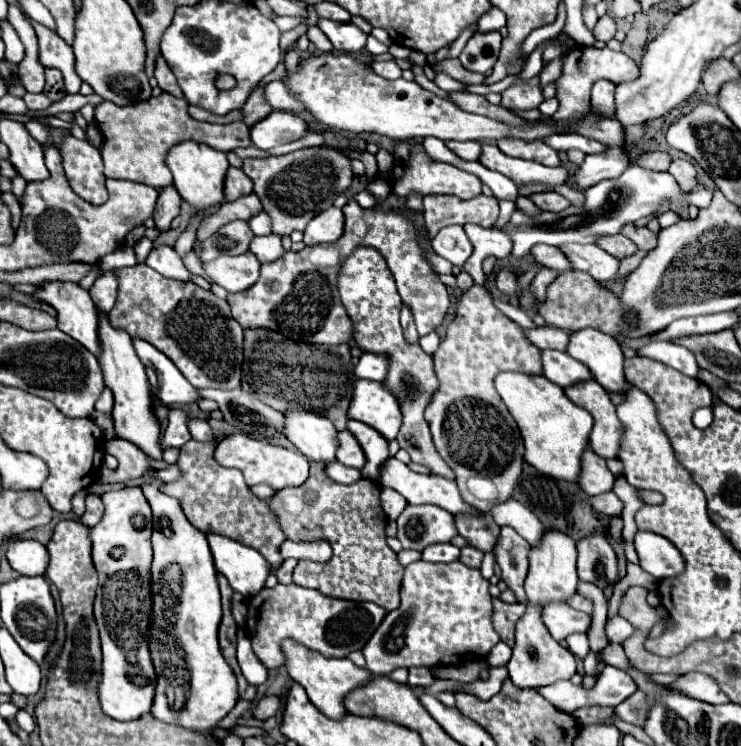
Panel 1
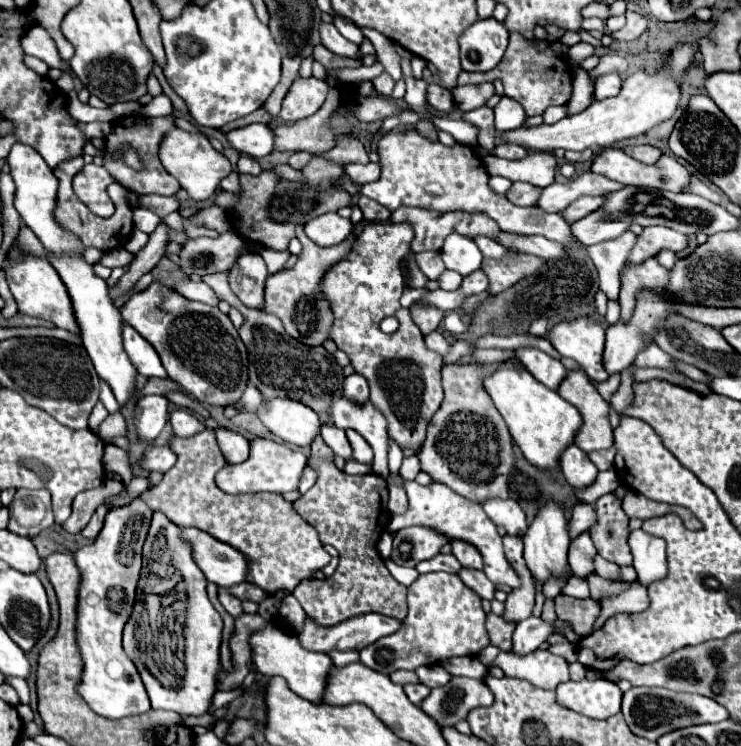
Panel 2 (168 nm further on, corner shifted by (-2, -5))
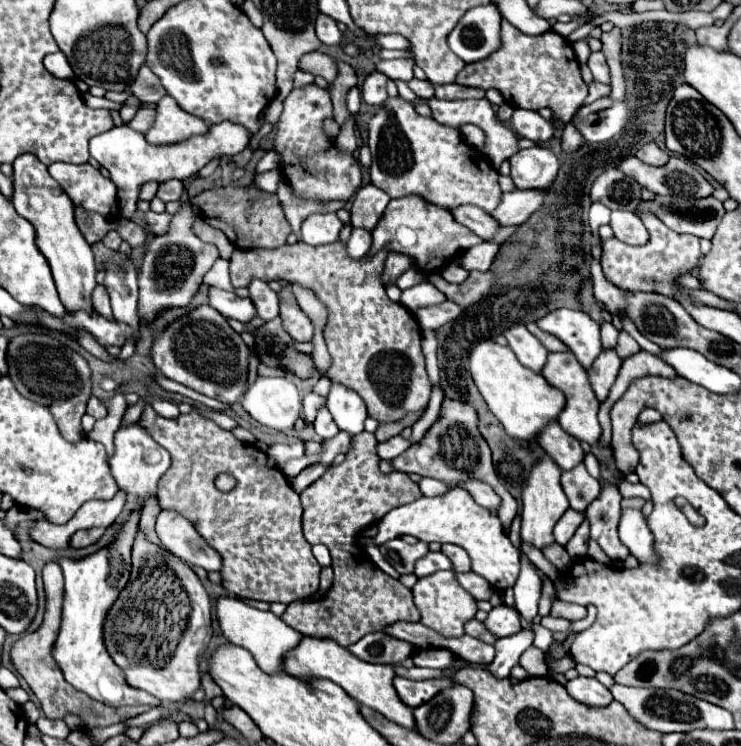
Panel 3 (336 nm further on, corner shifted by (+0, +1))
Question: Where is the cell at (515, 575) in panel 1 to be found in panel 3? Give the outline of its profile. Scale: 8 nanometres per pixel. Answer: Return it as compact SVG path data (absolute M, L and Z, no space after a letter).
M498 605L494 607L490 613L488 613L488 619L484 621L486 629L496 637L496 639L502 639L502 637L510 637L514 633L518 633L520 627L520 617L518 617L518 611L506 607L506 605Z

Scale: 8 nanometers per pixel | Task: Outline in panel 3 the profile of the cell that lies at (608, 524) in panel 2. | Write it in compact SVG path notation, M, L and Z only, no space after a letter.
M602 485L602 495L586 511L590 521L590 537L608 553L612 561L624 561L630 555L630 551L618 539L620 499L622 495L614 485Z

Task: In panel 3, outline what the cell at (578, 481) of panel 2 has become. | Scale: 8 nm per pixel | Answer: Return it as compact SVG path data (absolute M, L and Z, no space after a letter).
M550 421L538 437L538 445L560 465L562 471L576 467L584 459L584 451L576 437L570 437L556 421Z

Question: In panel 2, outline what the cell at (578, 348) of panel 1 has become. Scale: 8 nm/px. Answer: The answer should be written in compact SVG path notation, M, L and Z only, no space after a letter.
M588 317L562 321L550 331L548 339L562 357L574 359L592 381L600 383L608 379L608 371L604 369L602 363L602 355L604 355L602 325L594 323Z

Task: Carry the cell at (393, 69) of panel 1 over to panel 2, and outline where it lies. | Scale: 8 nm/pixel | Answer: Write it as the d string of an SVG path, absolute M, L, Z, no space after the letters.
M384 71L382 75L378 75L378 77L372 79L372 85L374 85L374 89L376 89L378 93L382 93L382 95L390 95L392 89L394 89L394 79Z

